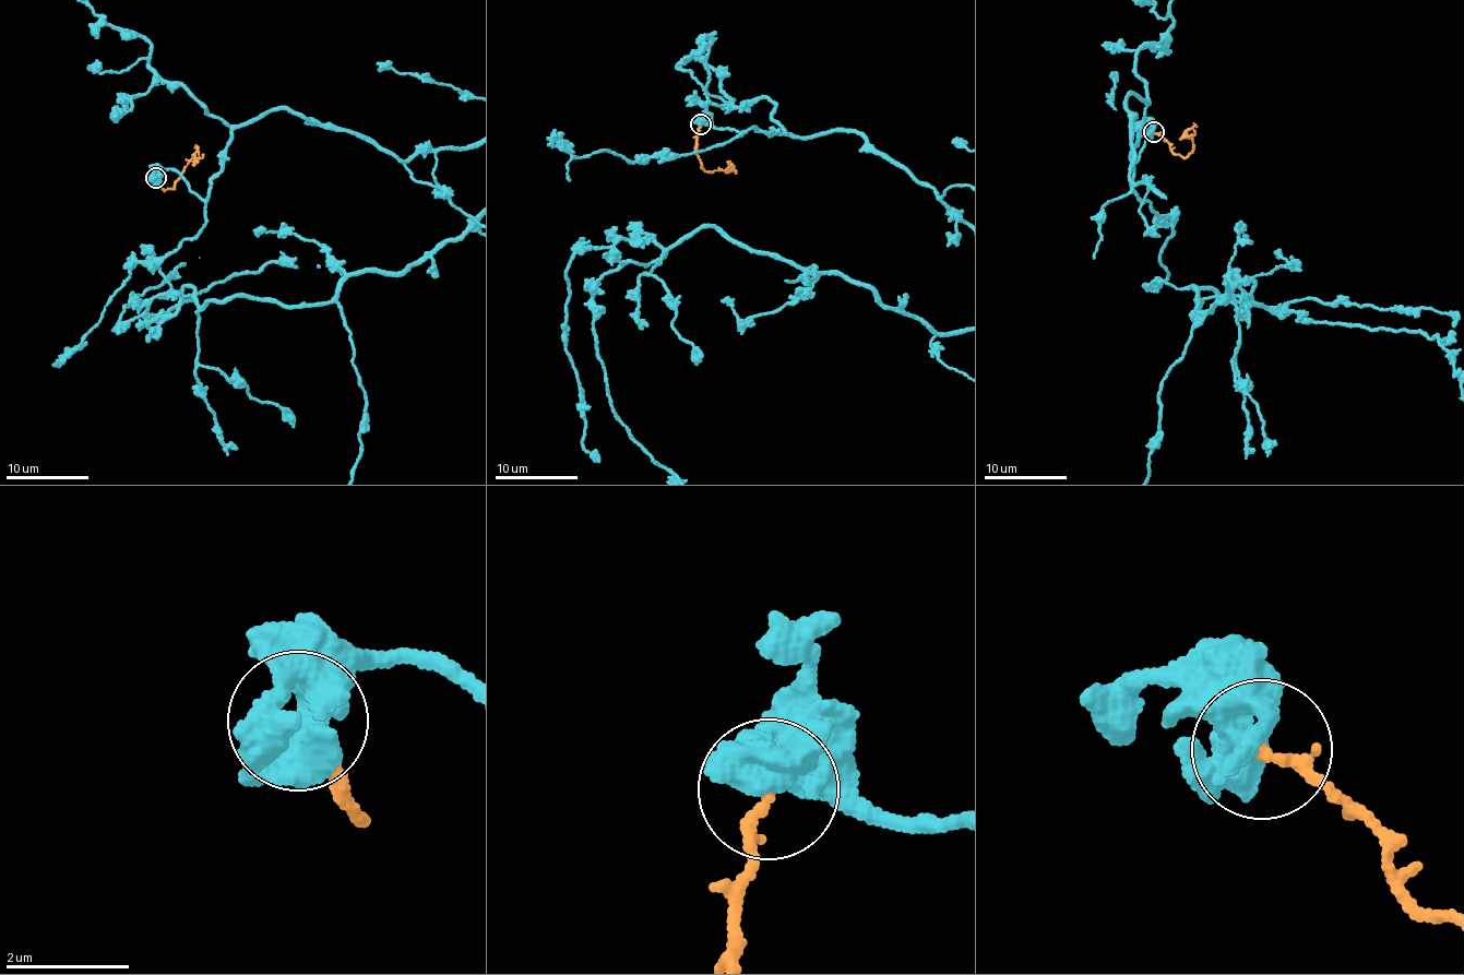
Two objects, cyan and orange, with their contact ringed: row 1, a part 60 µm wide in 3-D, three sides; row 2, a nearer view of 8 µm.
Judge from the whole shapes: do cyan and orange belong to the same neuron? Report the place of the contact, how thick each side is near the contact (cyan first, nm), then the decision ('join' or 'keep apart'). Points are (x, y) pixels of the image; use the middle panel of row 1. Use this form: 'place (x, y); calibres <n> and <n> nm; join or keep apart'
place (701, 123); calibres 500 and 200 nm; keep apart

